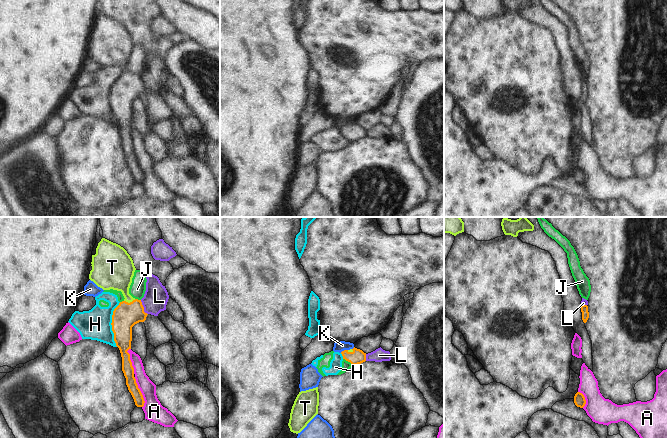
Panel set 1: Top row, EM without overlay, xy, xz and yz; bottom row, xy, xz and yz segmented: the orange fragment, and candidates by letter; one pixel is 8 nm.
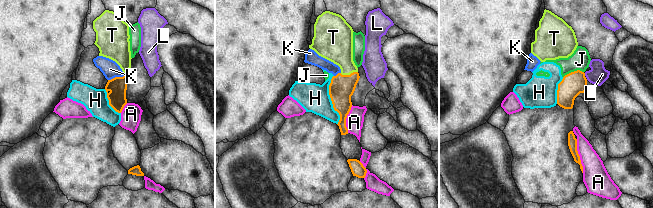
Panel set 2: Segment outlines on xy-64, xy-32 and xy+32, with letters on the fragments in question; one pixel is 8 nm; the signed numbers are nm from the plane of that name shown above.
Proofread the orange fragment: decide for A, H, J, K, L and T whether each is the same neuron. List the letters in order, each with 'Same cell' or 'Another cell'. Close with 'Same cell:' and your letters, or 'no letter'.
A: Another cell
H: Another cell
J: Another cell
K: Another cell
L: Another cell
T: Same cell
Same cell: T.

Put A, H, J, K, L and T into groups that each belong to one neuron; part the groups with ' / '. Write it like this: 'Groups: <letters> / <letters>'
Groups: A / H J / K / L / T.

